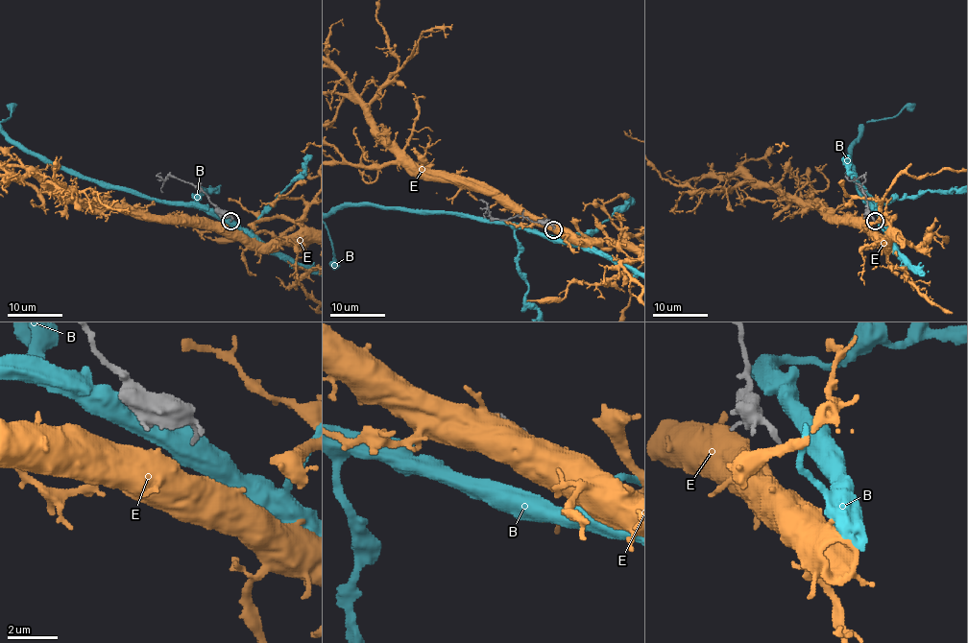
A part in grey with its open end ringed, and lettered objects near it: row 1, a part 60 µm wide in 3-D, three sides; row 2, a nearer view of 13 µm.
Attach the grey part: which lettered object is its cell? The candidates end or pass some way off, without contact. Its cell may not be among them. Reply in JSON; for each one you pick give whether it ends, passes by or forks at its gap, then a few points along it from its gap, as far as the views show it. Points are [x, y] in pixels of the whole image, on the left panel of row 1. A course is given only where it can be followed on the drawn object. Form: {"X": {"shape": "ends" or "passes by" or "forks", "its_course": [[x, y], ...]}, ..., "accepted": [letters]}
{"accepted": []}

